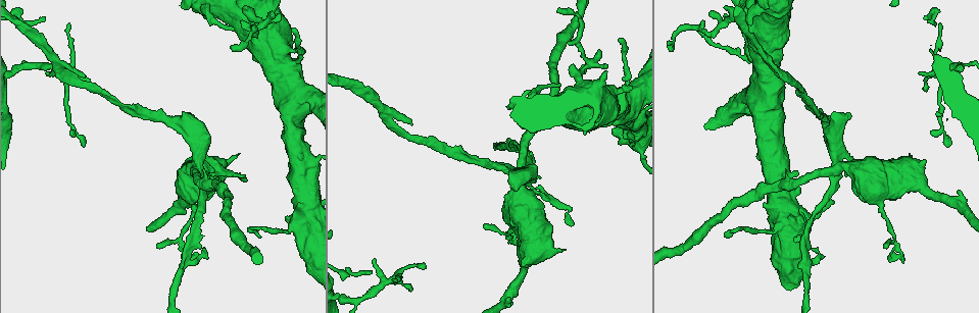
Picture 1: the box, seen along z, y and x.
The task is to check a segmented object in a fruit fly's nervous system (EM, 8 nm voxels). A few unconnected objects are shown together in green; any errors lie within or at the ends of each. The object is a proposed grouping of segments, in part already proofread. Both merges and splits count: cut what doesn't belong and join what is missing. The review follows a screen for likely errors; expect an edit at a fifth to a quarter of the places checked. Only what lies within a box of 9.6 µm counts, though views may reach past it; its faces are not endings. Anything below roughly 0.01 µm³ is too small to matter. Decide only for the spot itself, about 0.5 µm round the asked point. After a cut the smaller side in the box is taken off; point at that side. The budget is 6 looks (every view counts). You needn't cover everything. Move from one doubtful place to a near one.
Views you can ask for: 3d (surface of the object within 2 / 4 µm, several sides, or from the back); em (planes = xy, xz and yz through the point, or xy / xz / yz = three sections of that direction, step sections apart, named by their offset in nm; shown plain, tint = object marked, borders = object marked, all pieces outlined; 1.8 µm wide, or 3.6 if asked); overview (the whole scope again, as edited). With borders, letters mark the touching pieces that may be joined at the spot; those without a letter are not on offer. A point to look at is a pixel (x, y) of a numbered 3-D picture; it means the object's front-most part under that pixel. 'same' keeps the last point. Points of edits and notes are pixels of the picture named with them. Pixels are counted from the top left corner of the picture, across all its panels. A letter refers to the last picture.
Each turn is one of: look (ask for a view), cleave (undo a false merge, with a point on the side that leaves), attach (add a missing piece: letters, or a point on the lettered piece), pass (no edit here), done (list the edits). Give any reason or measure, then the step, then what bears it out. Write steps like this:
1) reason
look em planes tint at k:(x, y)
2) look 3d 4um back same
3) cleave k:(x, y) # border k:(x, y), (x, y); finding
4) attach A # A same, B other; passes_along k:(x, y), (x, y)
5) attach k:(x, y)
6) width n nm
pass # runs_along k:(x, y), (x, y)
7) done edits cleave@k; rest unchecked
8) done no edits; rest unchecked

branch stops here
look em yz step 16 plain at 1:(813, 248)

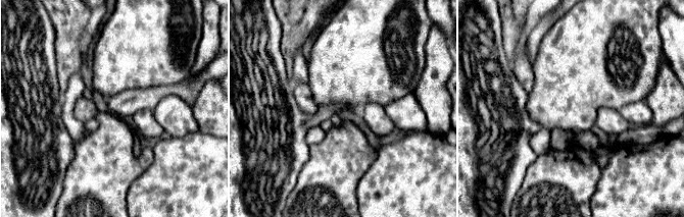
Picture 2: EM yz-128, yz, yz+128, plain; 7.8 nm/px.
look em yz step 16 borders same

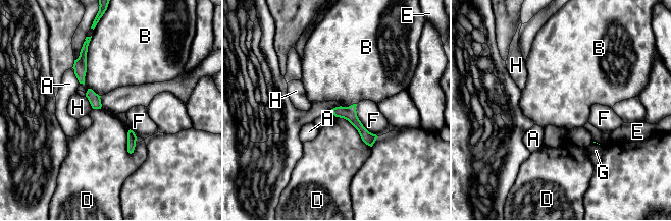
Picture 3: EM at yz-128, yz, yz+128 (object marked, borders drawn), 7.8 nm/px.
width 70 nm
pass # A other, B other, D other, E other, F other, G other, H other; runs_along 3:(336, 110), (345, 112), (370, 143); no lettered piece goes on from it

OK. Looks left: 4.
looks like a crossing
look 3d 2um at 1:(839, 165)

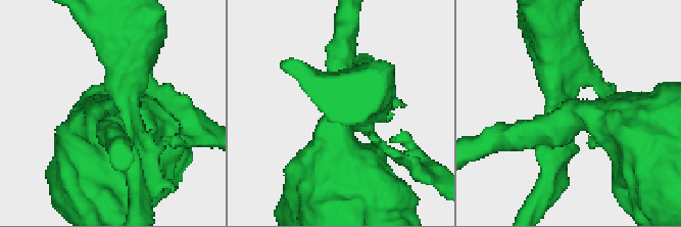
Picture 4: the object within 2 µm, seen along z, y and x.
arms 4; now the EM
look em planes borders at 4:(117, 115)

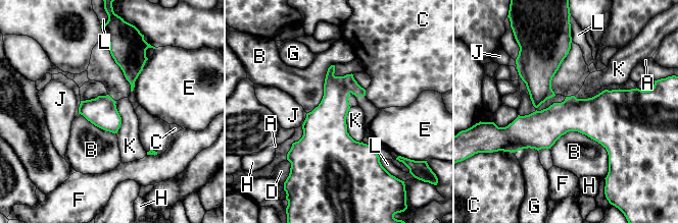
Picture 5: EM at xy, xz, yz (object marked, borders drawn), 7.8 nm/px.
cleave 5:(350, 84) # A other, B other, C other, D other, E other, F other, G other, H other, J other, K other, L other; border 5:(342, 76), (342, 82), (350, 92); two neurons meet here

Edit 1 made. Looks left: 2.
done edits cleave@5; rest unchecked

